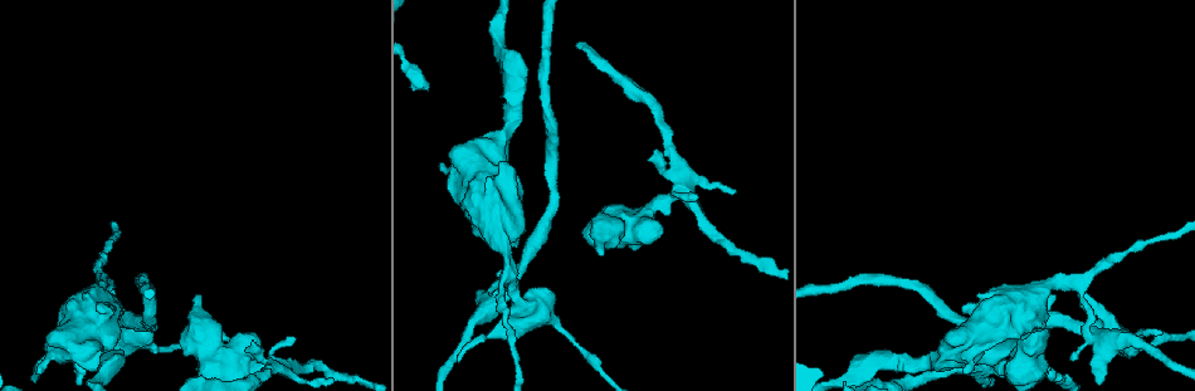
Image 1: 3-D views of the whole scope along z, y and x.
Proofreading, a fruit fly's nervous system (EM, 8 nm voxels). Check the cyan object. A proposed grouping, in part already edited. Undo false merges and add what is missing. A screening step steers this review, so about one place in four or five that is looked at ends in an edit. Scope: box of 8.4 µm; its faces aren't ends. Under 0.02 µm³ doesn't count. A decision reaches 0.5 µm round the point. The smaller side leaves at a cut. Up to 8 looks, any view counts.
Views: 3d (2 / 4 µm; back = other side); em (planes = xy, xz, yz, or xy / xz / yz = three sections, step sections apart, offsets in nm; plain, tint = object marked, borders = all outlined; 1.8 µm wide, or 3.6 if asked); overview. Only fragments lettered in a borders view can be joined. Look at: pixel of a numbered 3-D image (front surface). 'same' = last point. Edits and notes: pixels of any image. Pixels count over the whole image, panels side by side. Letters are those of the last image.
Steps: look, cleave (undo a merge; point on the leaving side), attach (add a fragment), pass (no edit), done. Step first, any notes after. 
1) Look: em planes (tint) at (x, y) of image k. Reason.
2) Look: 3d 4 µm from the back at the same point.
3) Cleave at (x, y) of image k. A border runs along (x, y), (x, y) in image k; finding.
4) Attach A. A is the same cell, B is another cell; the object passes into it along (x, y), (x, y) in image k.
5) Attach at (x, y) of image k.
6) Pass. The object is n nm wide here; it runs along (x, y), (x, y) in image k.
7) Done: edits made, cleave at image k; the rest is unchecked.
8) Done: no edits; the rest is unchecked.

Look: em yz step 16 (borders) at (458, 144) of image 1. Free end.

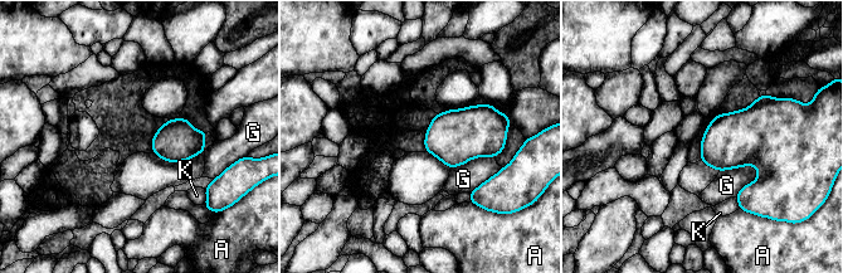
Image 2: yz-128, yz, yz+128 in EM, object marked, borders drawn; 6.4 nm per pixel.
Look: em planes (borders) at the same point.

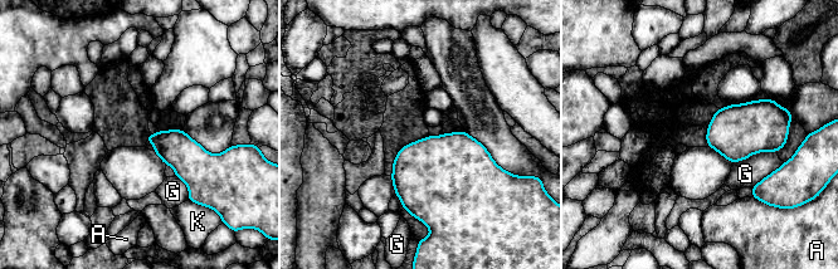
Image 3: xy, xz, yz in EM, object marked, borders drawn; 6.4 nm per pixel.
Pass. A, G and K are other cells; no lettered fragment goes on from it.

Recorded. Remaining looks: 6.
Look: em planes (tint) at (494, 309) of image 1. Abrupt turn.

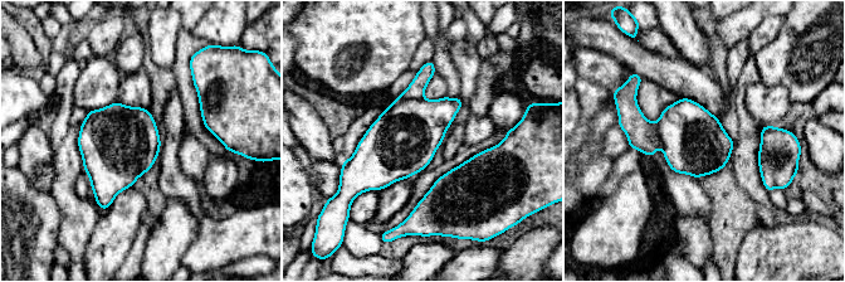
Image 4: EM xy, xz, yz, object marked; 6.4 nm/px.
Look: em planes (borders) at the same point.

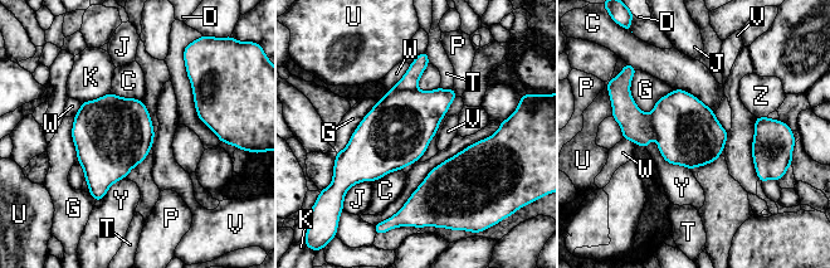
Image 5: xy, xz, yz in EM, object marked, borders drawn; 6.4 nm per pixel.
Cleave at (400, 126) of image 5. The object is 420 nm wide here; C, D, G, J, K, P, T, U, V, W, Y and Z are other cells; a border runs along (415, 88), (392, 91) in image 5; two neurons meet here.

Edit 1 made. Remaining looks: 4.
Look: 3d 2 µm at (678, 186) of image 1.

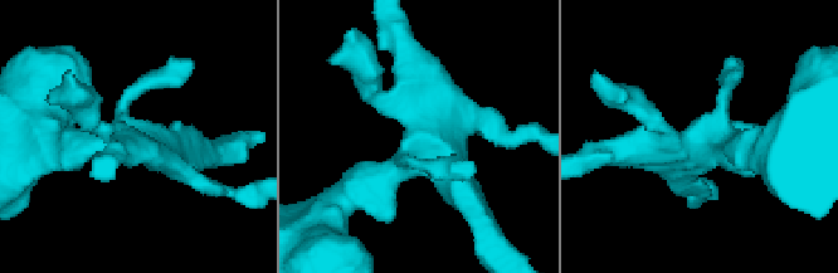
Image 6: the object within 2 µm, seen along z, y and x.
Look: em planes (borders) at (146, 142) of image 6.

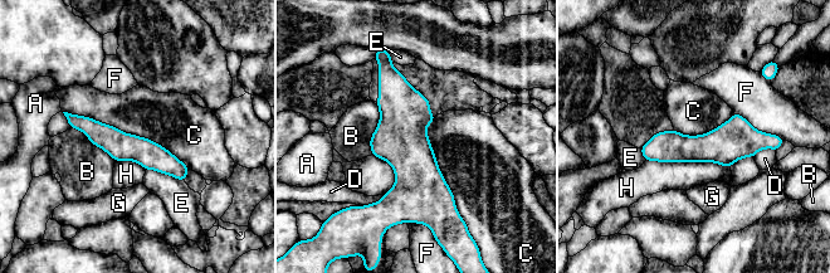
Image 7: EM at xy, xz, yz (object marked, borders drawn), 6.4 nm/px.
Pass. The longest contact is with C, 900 nm; A, B, C, D, E, F, G and H are other cells; a border runs along (63, 111), (145, 136), (189, 169) in image 7; continuous, no second neuron.

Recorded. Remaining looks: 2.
Done: edits made, cleave at image 5; the rest is unchecked.

